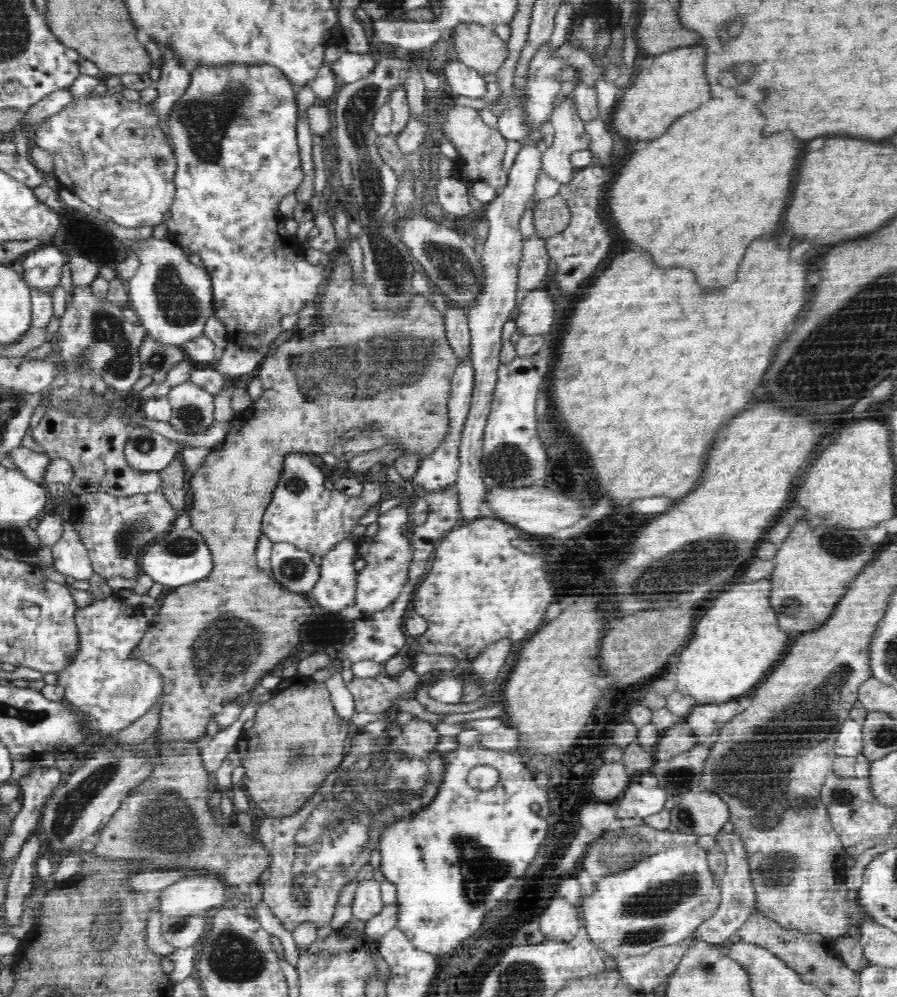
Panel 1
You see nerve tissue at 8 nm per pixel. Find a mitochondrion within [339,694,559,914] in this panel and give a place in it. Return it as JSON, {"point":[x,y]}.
{"point":[481,869]}

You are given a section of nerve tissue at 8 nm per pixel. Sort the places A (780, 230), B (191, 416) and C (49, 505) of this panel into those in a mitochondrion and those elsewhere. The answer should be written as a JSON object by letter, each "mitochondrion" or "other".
{"A":"other","B":"mitochondrion","C":"other"}

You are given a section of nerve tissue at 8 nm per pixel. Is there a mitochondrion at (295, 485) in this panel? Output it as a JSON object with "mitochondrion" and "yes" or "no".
{"mitochondrion":"yes"}

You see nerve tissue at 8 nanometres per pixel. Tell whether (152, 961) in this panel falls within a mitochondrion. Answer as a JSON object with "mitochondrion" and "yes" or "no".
{"mitochondrion":"no"}

